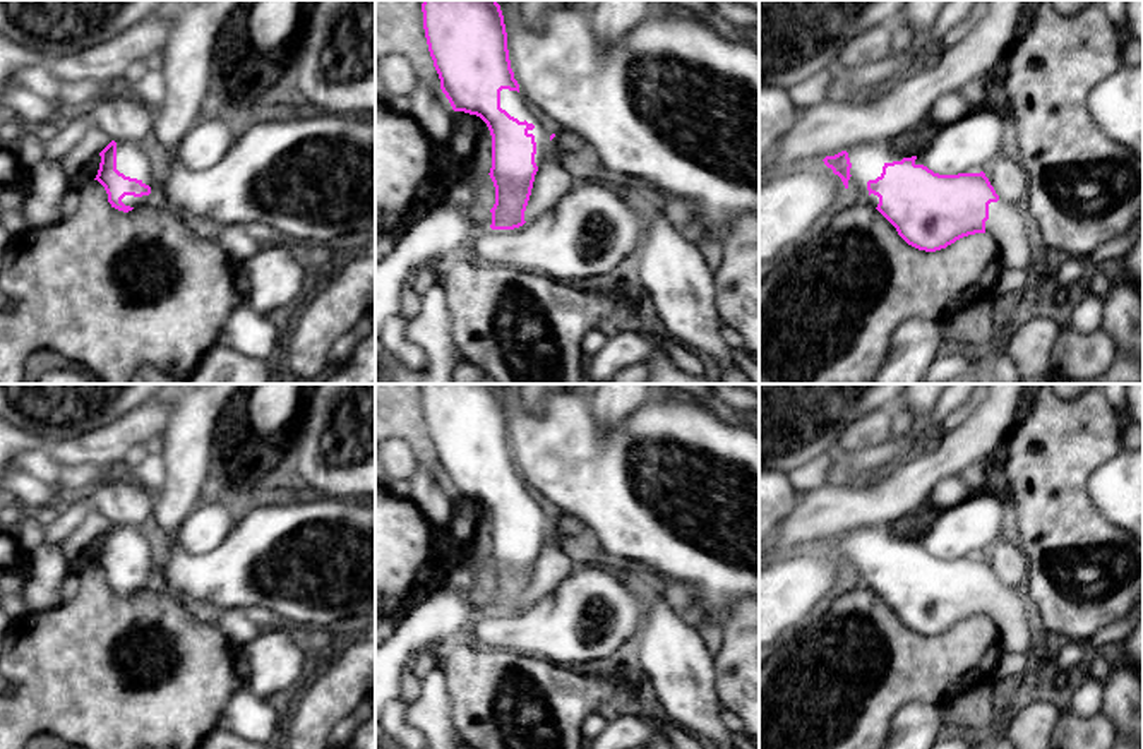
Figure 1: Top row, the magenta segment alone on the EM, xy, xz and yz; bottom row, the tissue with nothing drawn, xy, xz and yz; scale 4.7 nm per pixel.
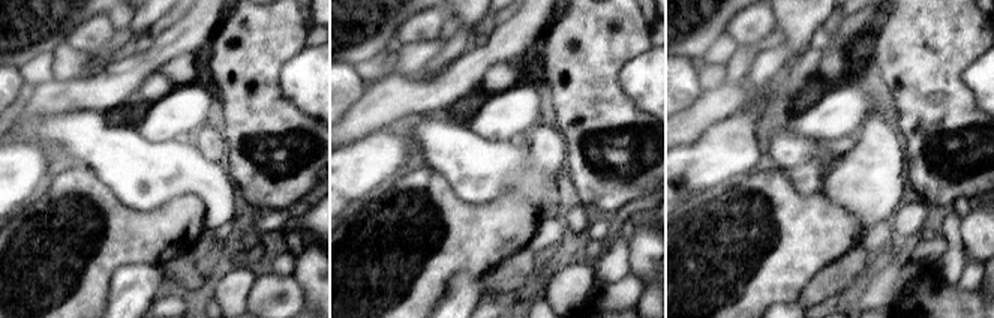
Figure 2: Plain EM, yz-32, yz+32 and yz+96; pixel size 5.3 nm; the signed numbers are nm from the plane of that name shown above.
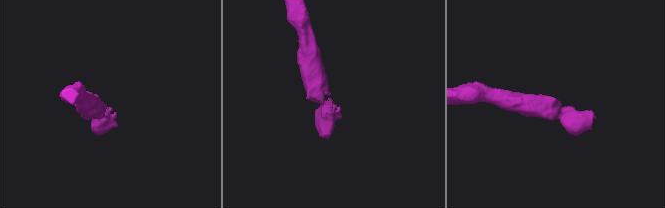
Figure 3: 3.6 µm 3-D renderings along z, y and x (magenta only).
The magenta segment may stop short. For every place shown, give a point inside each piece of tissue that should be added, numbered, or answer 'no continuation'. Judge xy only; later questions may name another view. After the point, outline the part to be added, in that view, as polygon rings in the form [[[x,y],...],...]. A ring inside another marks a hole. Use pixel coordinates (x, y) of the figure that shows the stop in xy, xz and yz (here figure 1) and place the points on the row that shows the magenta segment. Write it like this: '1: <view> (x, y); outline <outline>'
no continuation

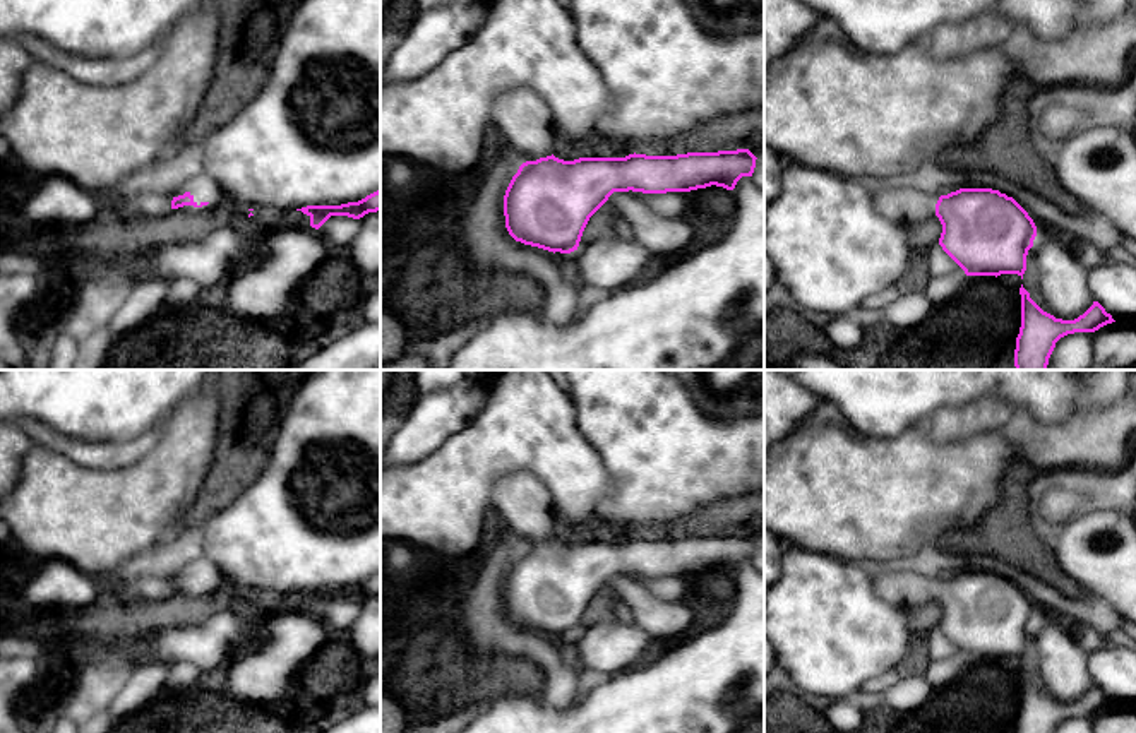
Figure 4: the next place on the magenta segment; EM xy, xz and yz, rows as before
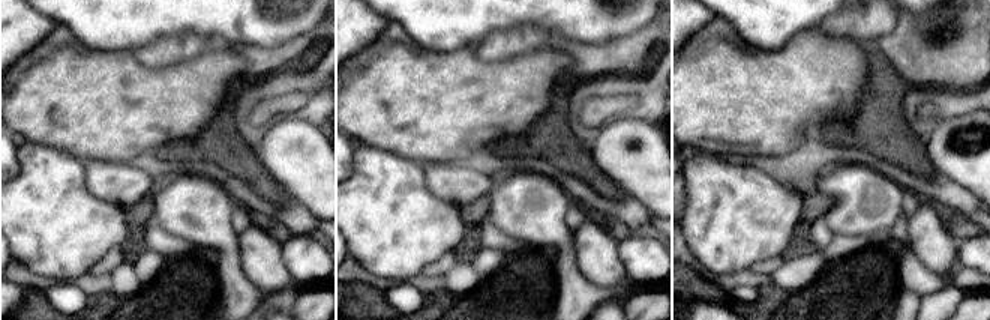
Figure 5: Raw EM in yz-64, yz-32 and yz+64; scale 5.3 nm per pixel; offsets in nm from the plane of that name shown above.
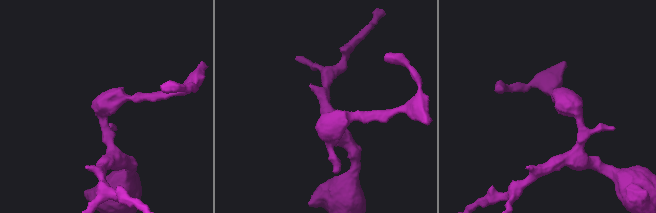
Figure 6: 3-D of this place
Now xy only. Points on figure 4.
1: xy (146, 204); outline [[[141,192],[125,202],[123,212],[141,218],[164,218],[170,214],[173,197],[158,192]]]

